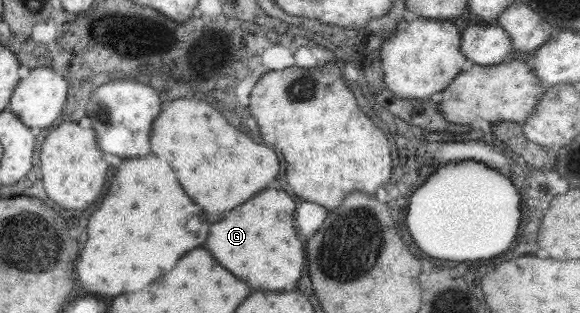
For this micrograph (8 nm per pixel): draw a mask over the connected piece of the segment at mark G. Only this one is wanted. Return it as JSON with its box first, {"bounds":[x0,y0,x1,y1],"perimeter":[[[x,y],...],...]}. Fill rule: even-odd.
{"bounds":[205,188,305,292],"perimeter":[[[267,188],[251,196],[251,200],[245,204],[223,214],[223,218],[211,226],[205,248],[223,268],[227,268],[249,288],[272,292],[283,290],[299,280],[299,268],[303,270],[305,264],[303,246],[297,240],[293,228],[293,206],[293,200],[283,190]]]}

